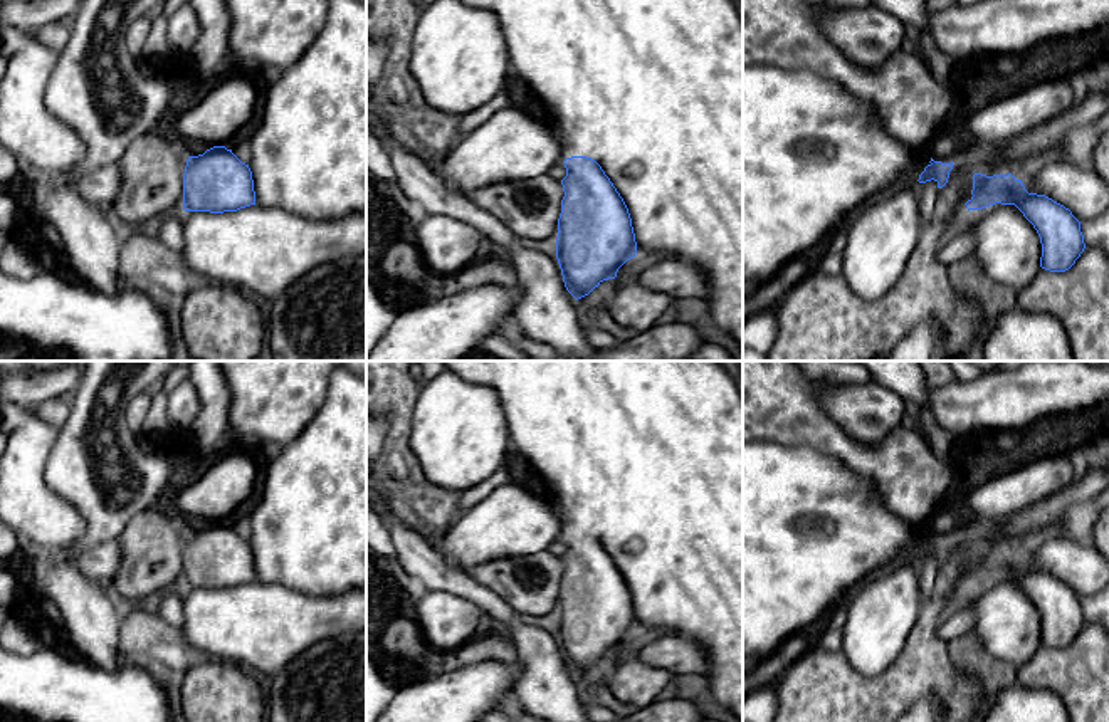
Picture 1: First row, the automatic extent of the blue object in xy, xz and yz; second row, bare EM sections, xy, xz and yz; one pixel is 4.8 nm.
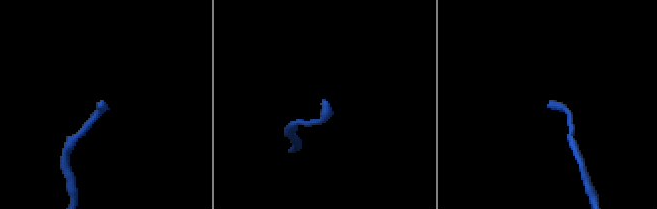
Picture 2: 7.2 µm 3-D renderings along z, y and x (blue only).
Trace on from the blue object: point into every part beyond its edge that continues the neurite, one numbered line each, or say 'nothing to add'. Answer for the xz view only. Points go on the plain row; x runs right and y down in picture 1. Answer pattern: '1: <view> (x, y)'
1: xz (646, 455)

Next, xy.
1: xy (310, 526)

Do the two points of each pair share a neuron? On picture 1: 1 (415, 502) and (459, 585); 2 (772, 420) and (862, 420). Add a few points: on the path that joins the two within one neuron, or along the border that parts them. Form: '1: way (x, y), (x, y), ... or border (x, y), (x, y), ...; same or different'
1: border (404, 523), (436, 548); different
2: border (822, 392), (822, 408), (851, 437), (866, 444); different

